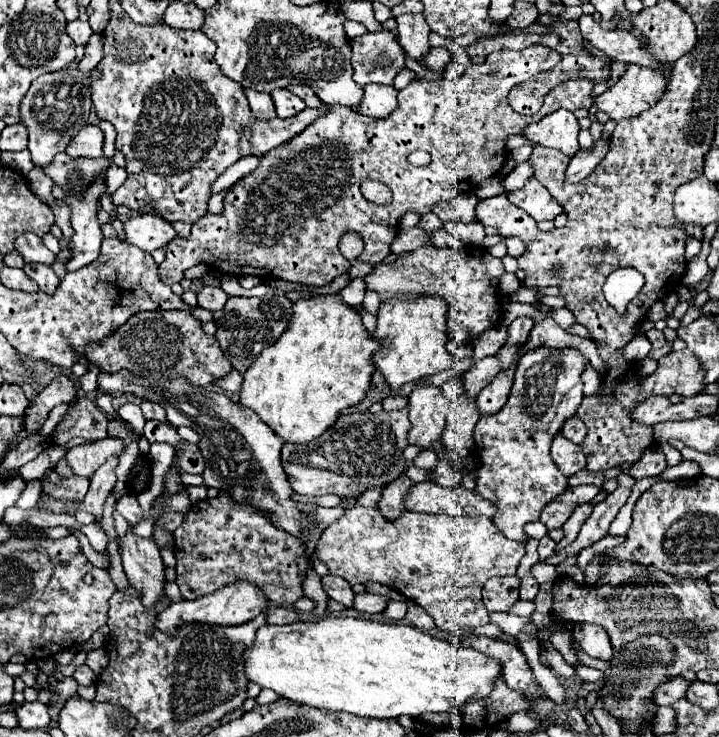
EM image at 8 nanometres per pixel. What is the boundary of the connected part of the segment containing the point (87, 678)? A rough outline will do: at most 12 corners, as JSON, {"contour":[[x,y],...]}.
{"contour":[[83,664],[73,678],[81,686],[93,686],[97,676]]}

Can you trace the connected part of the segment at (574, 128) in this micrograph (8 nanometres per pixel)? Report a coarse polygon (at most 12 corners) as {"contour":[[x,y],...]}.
{"contour":[[557,110],[523,132],[539,146],[579,152],[573,112]]}

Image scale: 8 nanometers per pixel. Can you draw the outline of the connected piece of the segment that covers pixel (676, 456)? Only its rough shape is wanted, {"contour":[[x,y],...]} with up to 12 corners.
{"contour":[[669,442],[661,444],[667,456],[667,466],[681,462],[681,452],[675,450]]}

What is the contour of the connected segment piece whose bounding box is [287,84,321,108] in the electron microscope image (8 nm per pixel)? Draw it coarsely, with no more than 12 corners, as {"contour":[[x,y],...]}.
{"contour":[[303,84],[287,86],[309,108],[321,106],[317,94]]}

